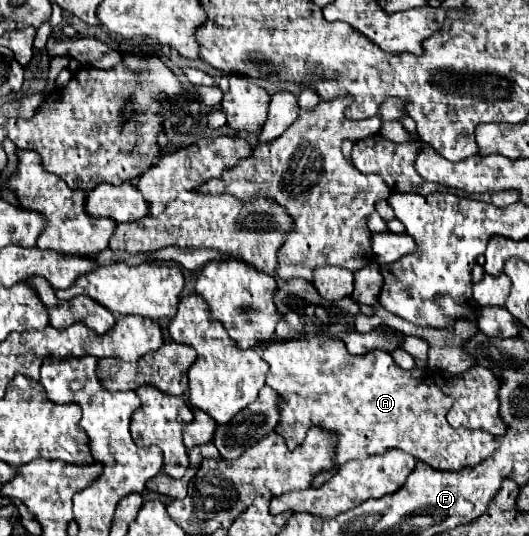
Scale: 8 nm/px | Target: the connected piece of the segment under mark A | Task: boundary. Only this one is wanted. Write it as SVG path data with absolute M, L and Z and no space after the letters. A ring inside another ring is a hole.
M302 335L268 343L262 347L262 359L270 365L266 385L282 397L276 433L284 437L288 449L296 449L304 441L310 425L338 433L338 465L398 447L434 469L458 471L478 465L498 447L494 435L486 431L452 429L446 413L454 399L442 393L428 371L402 371L388 351L352 355L340 339Z

